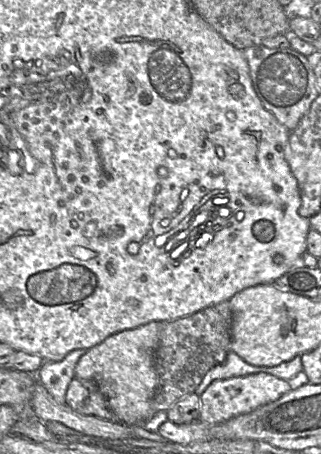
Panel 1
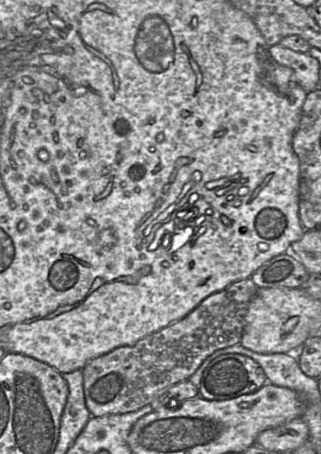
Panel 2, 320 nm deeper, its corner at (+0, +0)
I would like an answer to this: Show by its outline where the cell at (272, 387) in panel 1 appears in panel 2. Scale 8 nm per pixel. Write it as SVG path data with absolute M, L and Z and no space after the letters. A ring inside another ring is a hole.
M225 354L215 358L205 369L199 395L207 400L228 400L252 393L266 383L263 369L253 359Z

